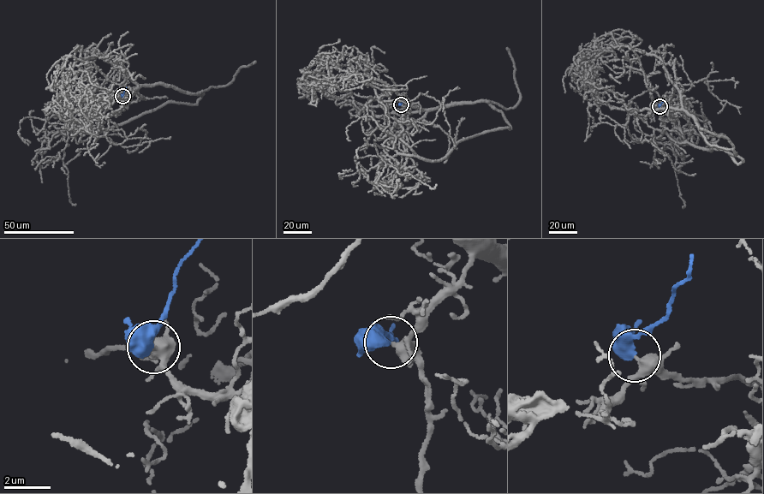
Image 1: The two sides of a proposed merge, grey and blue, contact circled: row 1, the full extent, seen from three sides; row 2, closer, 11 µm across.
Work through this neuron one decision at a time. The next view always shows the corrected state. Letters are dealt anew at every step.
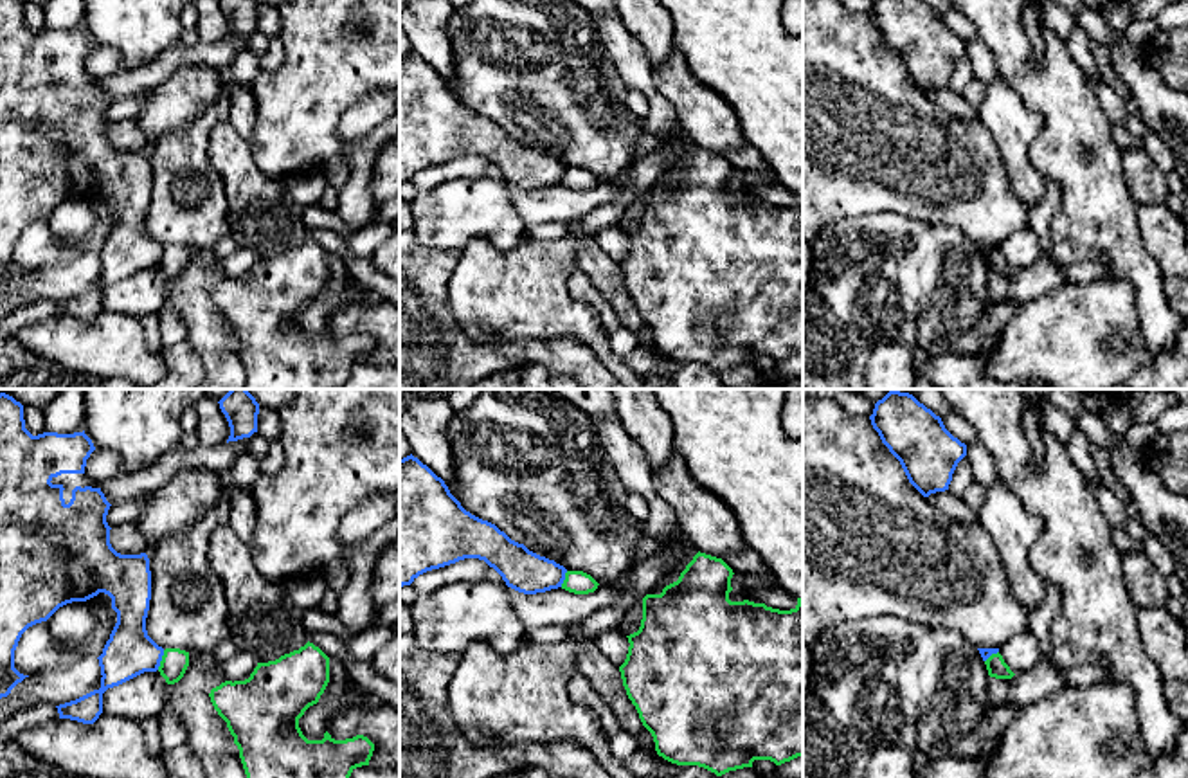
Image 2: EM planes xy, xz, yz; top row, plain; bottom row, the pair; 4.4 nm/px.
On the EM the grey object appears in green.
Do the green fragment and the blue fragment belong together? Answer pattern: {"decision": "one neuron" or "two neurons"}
{"decision": "two neurons"}

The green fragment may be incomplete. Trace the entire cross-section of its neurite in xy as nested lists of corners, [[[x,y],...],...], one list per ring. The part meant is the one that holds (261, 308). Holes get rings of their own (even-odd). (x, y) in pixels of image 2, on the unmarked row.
[[[313,240],[257,259],[245,277],[225,277],[209,294],[227,319],[247,371],[245,389],[340,389],[356,364],[369,362],[374,340],[356,331],[335,337],[328,328],[322,337],[308,337],[299,315],[317,301],[329,279],[329,254]]]

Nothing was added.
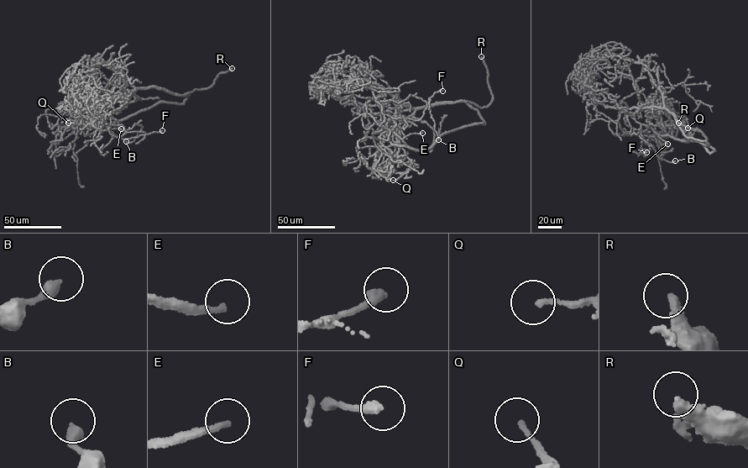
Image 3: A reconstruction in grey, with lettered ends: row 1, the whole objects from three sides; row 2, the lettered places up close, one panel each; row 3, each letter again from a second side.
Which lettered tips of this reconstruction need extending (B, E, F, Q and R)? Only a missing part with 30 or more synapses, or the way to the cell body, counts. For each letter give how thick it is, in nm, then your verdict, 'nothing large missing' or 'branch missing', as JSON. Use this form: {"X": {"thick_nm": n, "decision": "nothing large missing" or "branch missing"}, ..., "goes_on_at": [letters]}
{"B": {"thick_nm": 360, "decision": "nothing large missing"}, "E": {"thick_nm": 190, "decision": "branch missing"}, "F": {"thick_nm": 320, "decision": "nothing large missing"}, "Q": {"thick_nm": 140, "decision": "nothing large missing"}, "R": {"thick_nm": 320, "decision": "branch missing"}, "goes_on_at": ["E", "R"]}

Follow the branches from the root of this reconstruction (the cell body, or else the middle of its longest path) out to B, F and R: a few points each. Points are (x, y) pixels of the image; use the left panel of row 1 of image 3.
B: (117, 121), (97, 128), (108, 114), (122, 130), (143, 127), (133, 141), (126, 141)
F: (117, 121), (99, 129), (97, 128), (105, 122), (112, 134), (127, 139), (162, 130)
R: (117, 121), (159, 102), (184, 103), (189, 96), (185, 93), (206, 89), (213, 83), (219, 74), (232, 68)

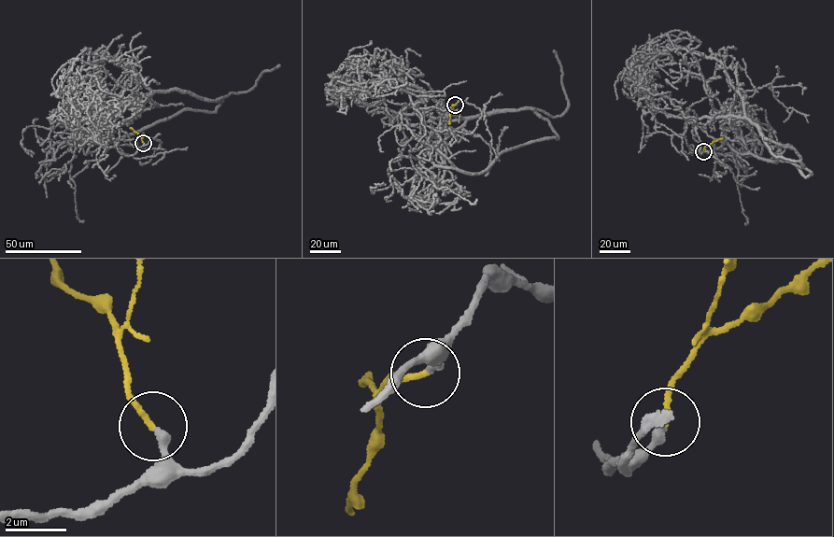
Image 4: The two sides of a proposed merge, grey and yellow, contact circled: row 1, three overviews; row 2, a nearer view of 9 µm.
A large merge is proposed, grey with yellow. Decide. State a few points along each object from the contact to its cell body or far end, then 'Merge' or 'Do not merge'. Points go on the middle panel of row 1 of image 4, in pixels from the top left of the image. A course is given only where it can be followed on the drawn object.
Course of grey: (456, 105), (416, 109), (435, 131), (439, 152), (466, 173), (557, 138), (535, 110), (566, 111), (554, 49). Course of yellow: (456, 105), (450, 114), (449, 124). Merge

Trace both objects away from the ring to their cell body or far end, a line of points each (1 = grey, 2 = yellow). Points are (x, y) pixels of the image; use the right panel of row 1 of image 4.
1: (703, 151), (691, 121), (739, 153), (792, 161), (811, 174), (781, 157), (803, 166), (794, 149), (764, 137)
2: (703, 151), (713, 142), (723, 138)

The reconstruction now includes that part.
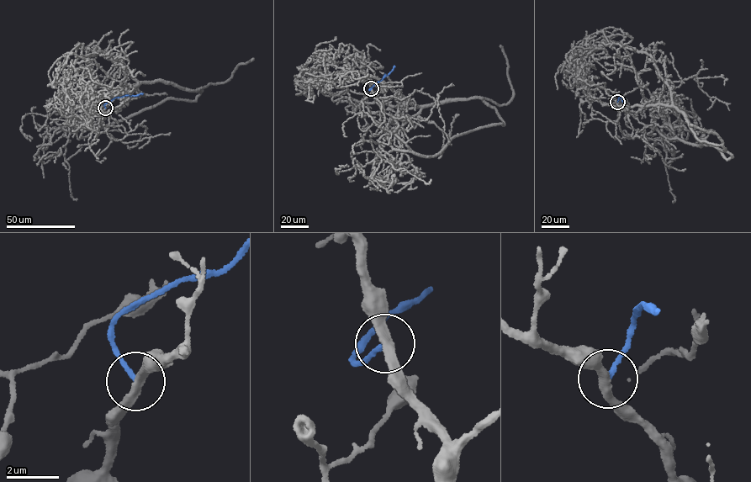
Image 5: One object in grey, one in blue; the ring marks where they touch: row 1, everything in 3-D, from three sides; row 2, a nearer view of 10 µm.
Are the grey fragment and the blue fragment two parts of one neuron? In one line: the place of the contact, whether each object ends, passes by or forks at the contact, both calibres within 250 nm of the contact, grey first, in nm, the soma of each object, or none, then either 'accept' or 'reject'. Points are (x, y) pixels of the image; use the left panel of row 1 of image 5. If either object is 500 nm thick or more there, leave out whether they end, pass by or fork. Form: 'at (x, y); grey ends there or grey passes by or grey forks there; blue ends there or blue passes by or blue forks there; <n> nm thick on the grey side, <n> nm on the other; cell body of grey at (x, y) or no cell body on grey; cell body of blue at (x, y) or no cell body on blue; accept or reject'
at (105, 108); grey passes by; blue ends there; 340 nm thick on the grey side, 170 nm on the other; no cell body on grey; no cell body on blue; reject

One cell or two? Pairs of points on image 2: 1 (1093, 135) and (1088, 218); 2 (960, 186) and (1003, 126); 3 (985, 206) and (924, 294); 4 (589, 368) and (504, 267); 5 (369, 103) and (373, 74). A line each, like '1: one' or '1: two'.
1: one
2: two
3: two
4: two
5: two

